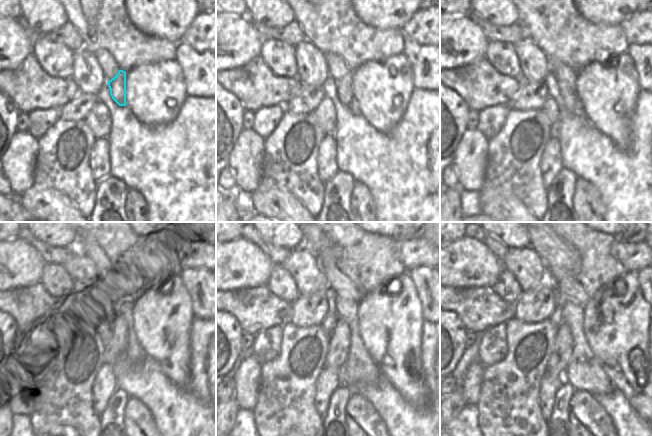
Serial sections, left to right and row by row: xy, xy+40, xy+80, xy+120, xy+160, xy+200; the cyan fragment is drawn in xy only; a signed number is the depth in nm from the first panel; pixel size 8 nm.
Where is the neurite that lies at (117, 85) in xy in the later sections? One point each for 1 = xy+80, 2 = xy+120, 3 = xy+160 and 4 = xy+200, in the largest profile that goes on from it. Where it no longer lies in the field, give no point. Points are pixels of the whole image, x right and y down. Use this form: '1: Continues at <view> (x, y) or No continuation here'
1: Continues at xy+80 (567, 93)
2: Continues at xy+120 (116, 342)
3: Continues at xy+160 (339, 345)
4: Continues at xy+200 (558, 361)

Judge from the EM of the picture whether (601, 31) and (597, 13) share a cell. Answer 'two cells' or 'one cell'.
two cells

